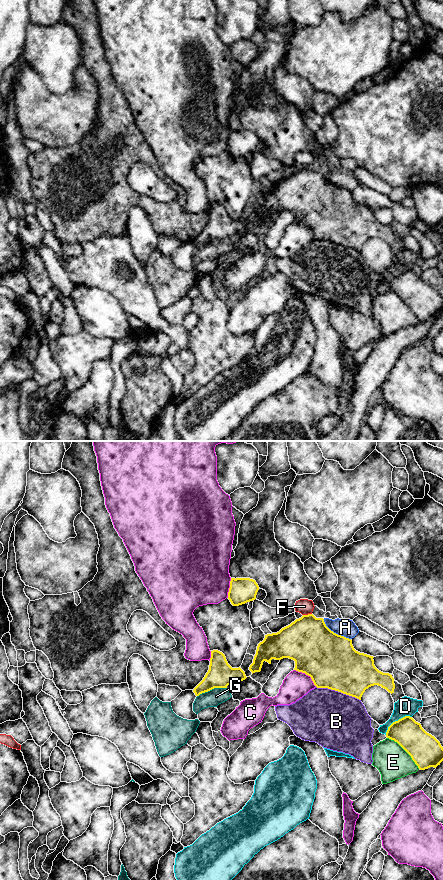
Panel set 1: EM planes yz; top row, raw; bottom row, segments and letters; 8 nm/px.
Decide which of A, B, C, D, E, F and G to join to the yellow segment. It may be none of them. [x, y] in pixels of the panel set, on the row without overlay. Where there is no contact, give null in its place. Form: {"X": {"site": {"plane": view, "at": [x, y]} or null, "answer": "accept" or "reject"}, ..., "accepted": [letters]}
{"A": {"site": {"plane": "yz", "at": [335, 185]}, "answer": "reject"}, "B": {"site": {"plane": "yz", "at": [338, 243]}, "answer": "reject"}, "C": {"site": {"plane": "yz", "at": [307, 226]}, "answer": "reject"}, "D": {"site": {"plane": "yz", "at": [396, 273]}, "answer": "reject"}, "E": {"site": {"plane": "yz", "at": [405, 302]}, "answer": "reject"}, "F": {"site": {"plane": "yz", "at": [308, 166]}, "answer": "reject"}, "G": {"site": {"plane": "yz", "at": [211, 241]}, "answer": "reject"}, "accepted": []}

